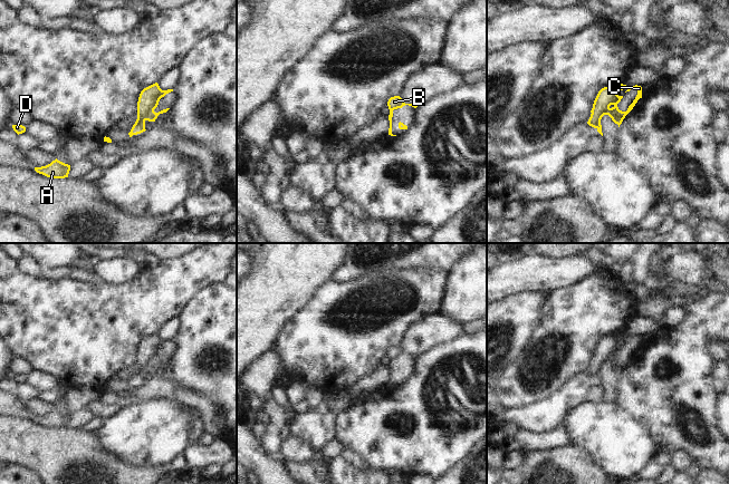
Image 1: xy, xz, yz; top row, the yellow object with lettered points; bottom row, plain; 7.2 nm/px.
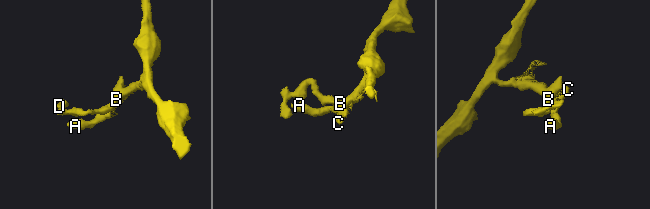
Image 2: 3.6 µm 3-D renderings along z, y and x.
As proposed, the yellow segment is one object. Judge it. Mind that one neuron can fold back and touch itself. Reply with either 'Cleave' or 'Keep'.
Keep

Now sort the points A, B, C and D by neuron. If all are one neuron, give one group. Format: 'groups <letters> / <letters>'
groups A B C D

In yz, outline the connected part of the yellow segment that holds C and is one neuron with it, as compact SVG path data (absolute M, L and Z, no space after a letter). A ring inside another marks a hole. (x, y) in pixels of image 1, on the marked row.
M615 84L613 86L604 87L598 91L594 100L593 108L591 110L592 114L587 124L596 128L597 132L603 136L601 125L602 117L604 115L608 115L620 127L625 116L633 109L640 98L642 98L642 87L637 85L627 87L623 84ZM625 88L627 89L626 91L635 88L637 90L637 95L633 103L629 106L627 110L622 112L618 109L617 104L621 101L623 96L618 96L617 94Z

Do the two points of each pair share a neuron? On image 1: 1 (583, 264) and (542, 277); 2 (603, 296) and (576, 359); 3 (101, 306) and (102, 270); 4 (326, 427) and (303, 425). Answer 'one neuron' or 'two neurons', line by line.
1: one neuron
2: one neuron
3: two neurons
4: one neuron

